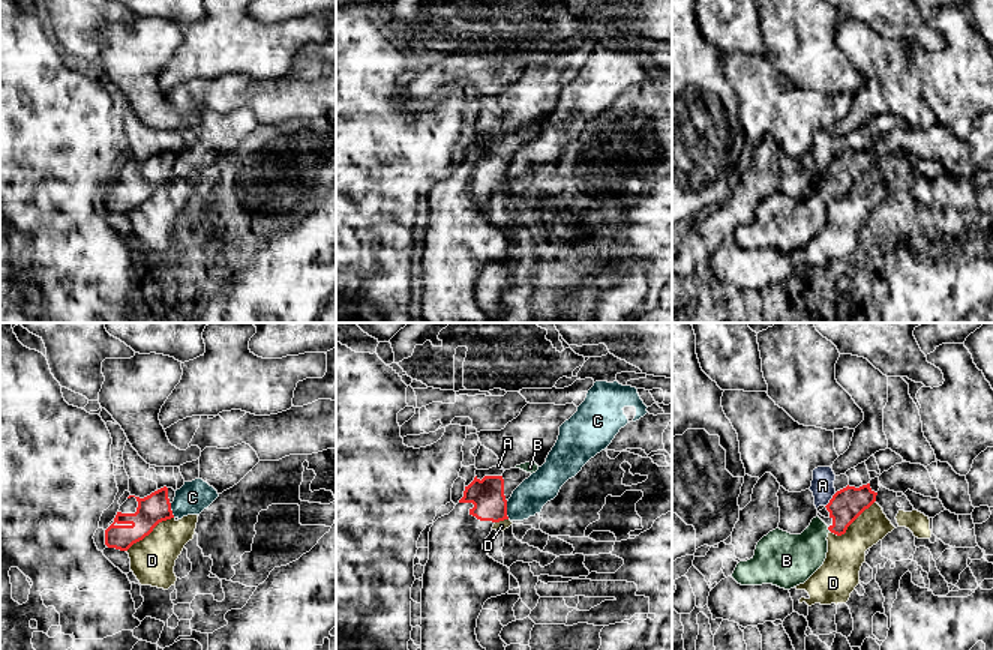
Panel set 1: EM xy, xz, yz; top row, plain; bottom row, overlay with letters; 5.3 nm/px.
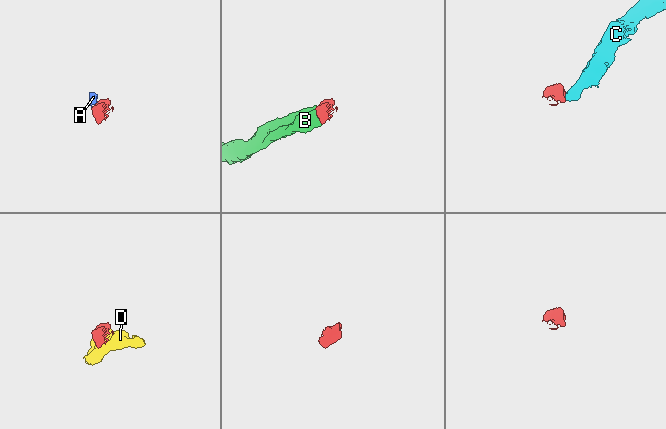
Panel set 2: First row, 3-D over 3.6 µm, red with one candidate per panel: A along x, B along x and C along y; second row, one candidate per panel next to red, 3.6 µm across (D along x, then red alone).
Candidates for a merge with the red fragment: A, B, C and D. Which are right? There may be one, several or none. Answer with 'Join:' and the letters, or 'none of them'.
Join: B

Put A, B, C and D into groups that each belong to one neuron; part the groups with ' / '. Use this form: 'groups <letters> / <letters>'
groups A / B / C / D

